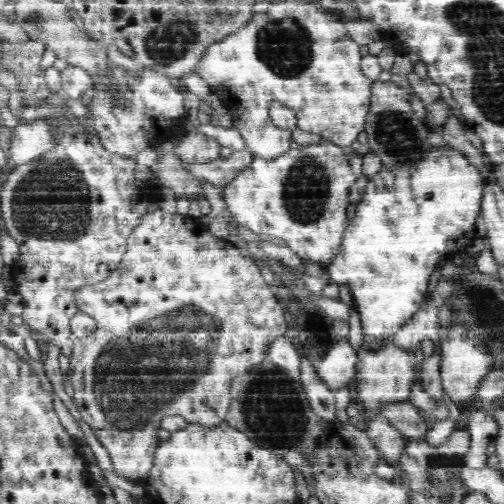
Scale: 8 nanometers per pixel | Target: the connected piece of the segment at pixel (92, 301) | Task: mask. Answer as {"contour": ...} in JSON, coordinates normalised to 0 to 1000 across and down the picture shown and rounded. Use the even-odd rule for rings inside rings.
{"contour":[[[317,409],[294,413],[294,421],[258,462],[250,492],[242,516],[210,556],[147,577],[155,617],[190,637],[194,683],[171,687],[171,679],[163,679],[163,687],[147,687],[147,694],[139,698],[135,750],[147,772],[145,798],[161,829],[188,857],[188,865],[200,871],[200,881],[216,897],[224,933],[254,952],[272,950],[286,956],[306,921],[308,893],[315,883],[310,861],[319,851],[319,833],[329,825],[349,823],[363,825],[373,839],[393,837],[409,843],[440,839],[454,815],[460,750],[488,742],[496,730],[530,712],[536,679],[569,663],[571,637],[565,637],[563,617],[542,581],[544,573],[528,562],[508,522],[484,510],[476,494],[448,474],[421,466],[411,448],[397,440],[389,444],[389,437],[377,429],[355,427],[351,421],[331,423]]]}

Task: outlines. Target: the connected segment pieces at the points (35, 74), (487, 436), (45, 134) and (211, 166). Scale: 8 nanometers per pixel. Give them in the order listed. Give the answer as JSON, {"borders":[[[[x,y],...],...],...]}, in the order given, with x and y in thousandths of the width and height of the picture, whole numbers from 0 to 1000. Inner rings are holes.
{"borders":[[[[60,79],[56,87],[4,87],[4,127],[12,131],[12,139],[28,139],[28,147],[44,163],[52,210],[79,206],[99,187],[91,175],[91,155],[79,139],[79,119],[89,97],[89,87],[77,79]]],[[[962,808],[937,810],[925,821],[925,845],[933,859],[933,885],[919,905],[921,927],[956,929],[966,925],[966,893],[988,865],[988,839],[964,819]]],[[[71,236],[63,246],[40,246],[24,270],[16,321],[24,331],[36,331],[83,313],[83,306],[101,298],[107,274],[101,250],[83,236]]],[[[486,294],[478,300],[462,300],[454,312],[419,315],[401,325],[363,323],[361,331],[385,347],[393,359],[409,359],[442,385],[448,369],[468,355],[502,319],[504,306]]]]}

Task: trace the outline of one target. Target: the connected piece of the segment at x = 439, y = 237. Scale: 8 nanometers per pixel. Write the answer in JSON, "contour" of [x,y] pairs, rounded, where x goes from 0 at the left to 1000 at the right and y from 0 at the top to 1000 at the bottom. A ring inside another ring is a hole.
{"contour":[[[851,298],[839,312],[825,315],[821,323],[794,323],[794,329],[772,333],[758,329],[754,341],[746,349],[734,353],[722,385],[706,411],[706,429],[688,442],[687,460],[679,468],[679,480],[673,482],[671,504],[655,518],[655,528],[647,534],[653,540],[659,560],[671,565],[687,563],[694,571],[698,583],[700,609],[714,625],[714,641],[718,641],[718,663],[722,679],[730,675],[768,675],[776,665],[786,663],[790,653],[808,643],[829,619],[831,609],[839,603],[845,575],[849,575],[851,552],[865,536],[869,520],[879,508],[903,508],[905,500],[917,502],[938,484],[944,476],[944,433],[952,425],[952,401],[956,401],[956,353],[948,333],[937,329],[929,315],[917,306],[901,302],[901,298]]]}

